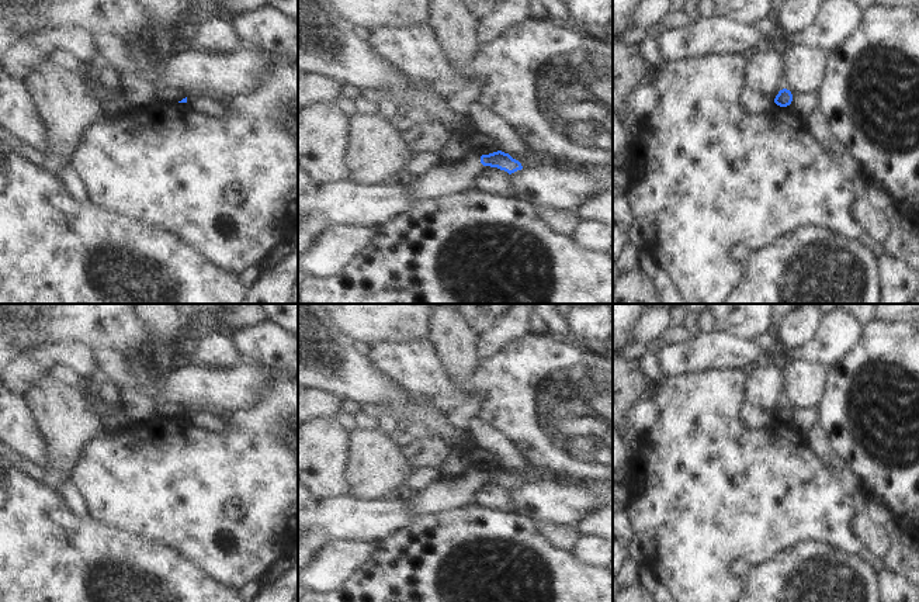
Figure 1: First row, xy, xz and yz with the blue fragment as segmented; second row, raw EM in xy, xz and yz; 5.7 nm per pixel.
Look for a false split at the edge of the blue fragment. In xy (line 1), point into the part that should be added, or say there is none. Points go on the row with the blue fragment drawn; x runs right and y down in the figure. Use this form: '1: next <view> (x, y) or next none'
1: next none

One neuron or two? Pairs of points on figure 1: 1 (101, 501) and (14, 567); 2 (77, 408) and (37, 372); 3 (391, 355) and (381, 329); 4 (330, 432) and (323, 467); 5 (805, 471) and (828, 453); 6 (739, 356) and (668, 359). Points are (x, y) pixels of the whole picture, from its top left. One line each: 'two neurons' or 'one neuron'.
1: two neurons
2: two neurons
3: two neurons
4: one neuron
5: two neurons
6: one neuron

